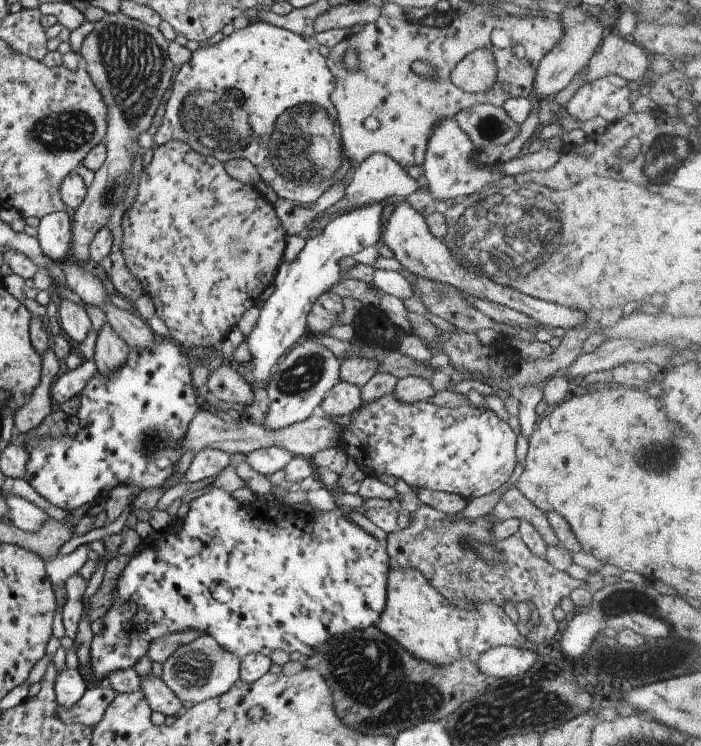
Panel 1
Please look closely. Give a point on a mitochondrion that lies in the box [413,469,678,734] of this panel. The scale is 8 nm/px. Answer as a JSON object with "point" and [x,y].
{"point":[617,604]}

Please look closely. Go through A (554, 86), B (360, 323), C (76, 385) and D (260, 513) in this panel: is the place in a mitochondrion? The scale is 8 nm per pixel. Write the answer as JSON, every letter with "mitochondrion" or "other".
{"A":"other","B":"other","C":"other","D":"other"}

